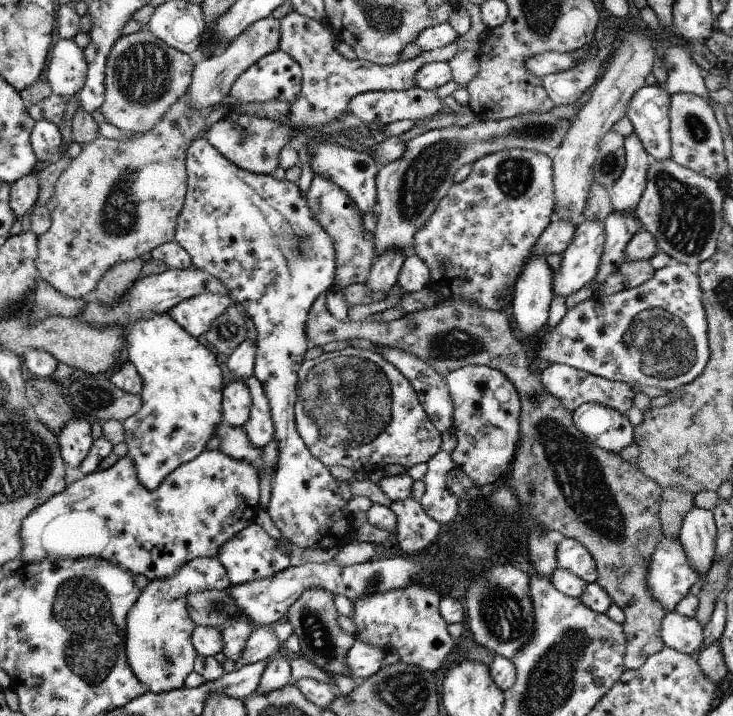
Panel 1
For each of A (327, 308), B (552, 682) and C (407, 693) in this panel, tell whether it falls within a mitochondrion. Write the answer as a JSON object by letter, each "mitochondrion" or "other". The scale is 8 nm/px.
{"A":"other","B":"mitochondrion","C":"mitochondrion"}

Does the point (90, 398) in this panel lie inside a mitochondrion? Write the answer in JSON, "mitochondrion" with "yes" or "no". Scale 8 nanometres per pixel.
{"mitochondrion":"yes"}

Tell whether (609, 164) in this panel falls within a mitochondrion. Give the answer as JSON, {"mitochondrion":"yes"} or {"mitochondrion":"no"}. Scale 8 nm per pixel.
{"mitochondrion":"yes"}

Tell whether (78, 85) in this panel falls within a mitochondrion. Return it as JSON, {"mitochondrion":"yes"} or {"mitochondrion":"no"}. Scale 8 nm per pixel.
{"mitochondrion":"no"}

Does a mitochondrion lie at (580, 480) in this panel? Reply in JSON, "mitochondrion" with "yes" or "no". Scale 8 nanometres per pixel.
{"mitochondrion":"yes"}

